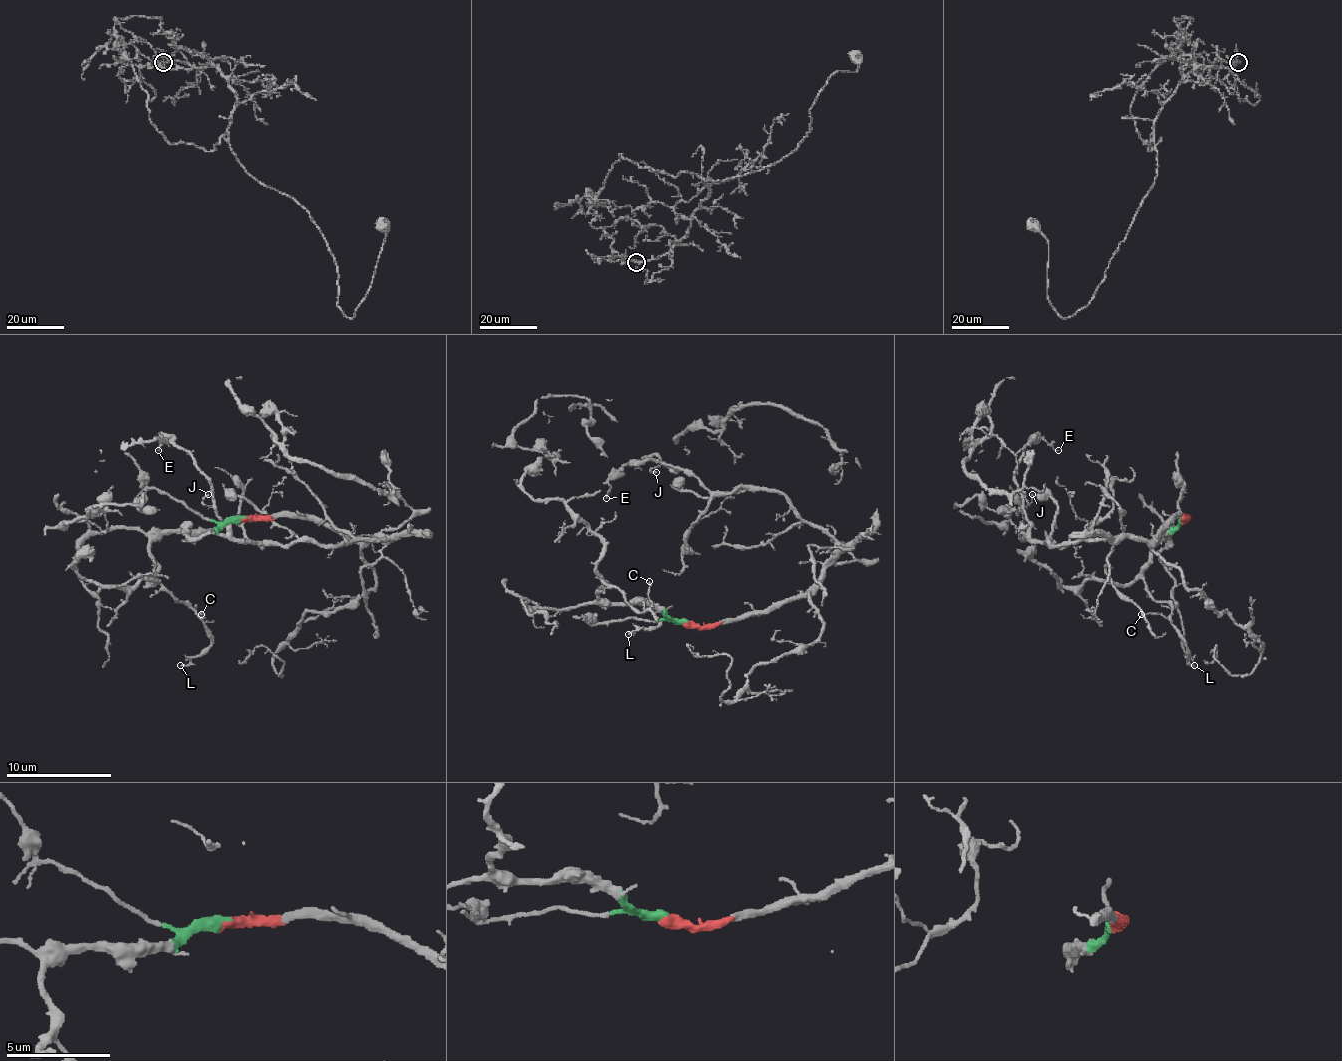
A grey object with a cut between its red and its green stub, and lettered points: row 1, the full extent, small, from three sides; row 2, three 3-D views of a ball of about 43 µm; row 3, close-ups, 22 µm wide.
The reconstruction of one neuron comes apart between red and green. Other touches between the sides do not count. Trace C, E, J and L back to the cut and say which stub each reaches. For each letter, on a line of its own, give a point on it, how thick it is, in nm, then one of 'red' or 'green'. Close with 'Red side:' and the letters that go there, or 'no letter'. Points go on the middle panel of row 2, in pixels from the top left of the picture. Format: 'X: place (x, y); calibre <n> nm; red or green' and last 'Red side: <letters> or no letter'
C: place (649, 581); calibre 110 nm; green
E: place (606, 498); calibre 80 nm; red
J: place (656, 472); calibre 130 nm; red
L: place (628, 634); calibre 120 nm; green
Red side: E, J

